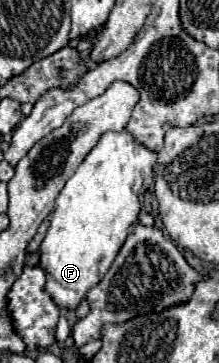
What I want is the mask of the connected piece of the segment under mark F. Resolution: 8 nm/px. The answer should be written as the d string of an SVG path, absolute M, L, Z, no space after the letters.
M105 133L99 143L89 151L85 161L77 167L75 175L67 181L67 185L61 189L57 195L55 211L51 213L51 223L49 231L41 243L39 255L39 267L45 271L47 281L45 281L45 291L51 295L51 299L65 309L77 309L79 303L85 299L87 291L93 289L107 269L111 267L113 259L117 257L123 241L127 239L129 229L135 225L141 201L139 195L145 189L145 181L153 177L153 167L157 161L157 153L151 149L139 145L131 133Z

